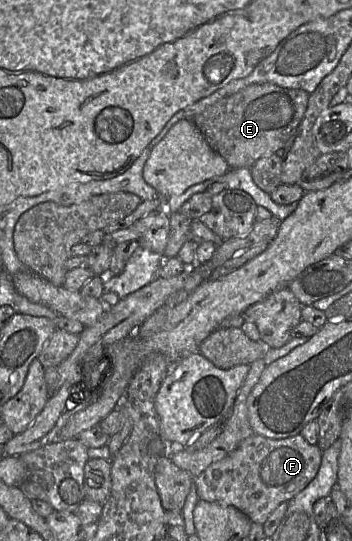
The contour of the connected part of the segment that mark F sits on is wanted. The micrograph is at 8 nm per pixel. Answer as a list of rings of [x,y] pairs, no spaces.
[[[253,434],[194,478],[198,497],[200,500],[233,506],[252,523],[263,524],[281,503],[288,503],[315,478],[321,465],[322,452],[300,434],[283,439]]]

